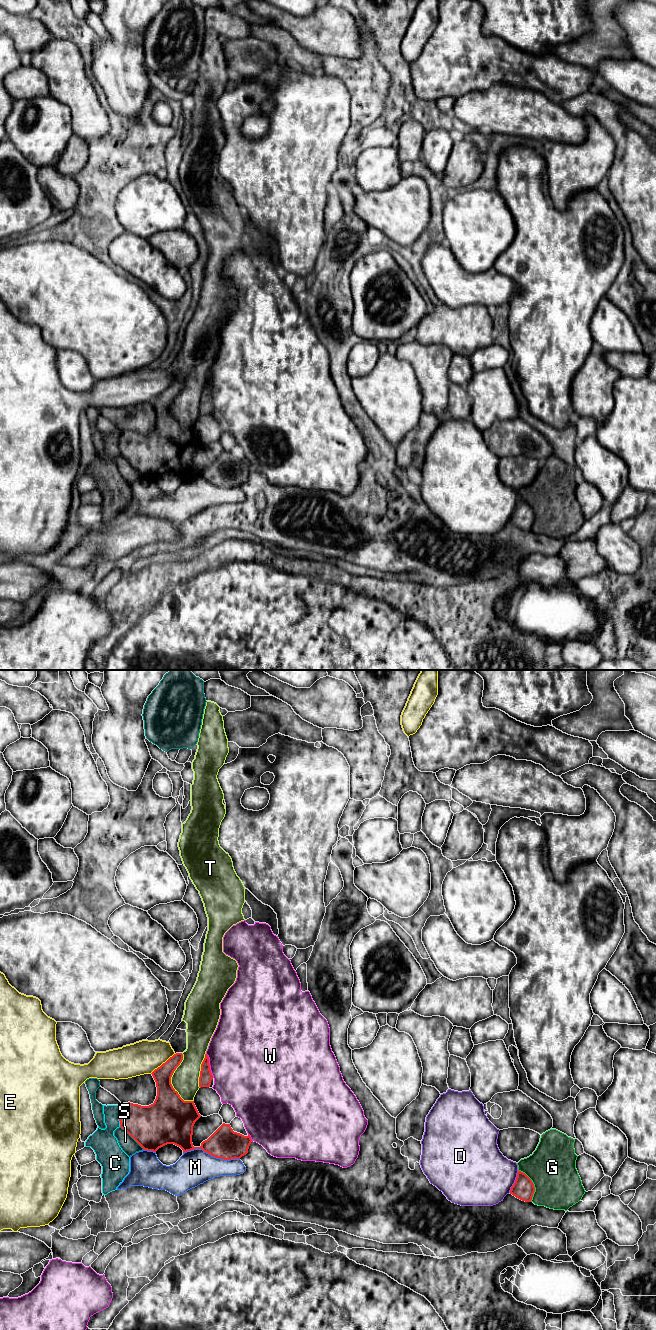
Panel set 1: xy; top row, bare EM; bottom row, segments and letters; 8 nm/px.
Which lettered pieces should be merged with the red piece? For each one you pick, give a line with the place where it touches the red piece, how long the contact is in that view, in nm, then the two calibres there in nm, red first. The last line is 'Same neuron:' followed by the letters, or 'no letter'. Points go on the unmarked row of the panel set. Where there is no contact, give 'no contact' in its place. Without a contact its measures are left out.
Same neuron: no letter

